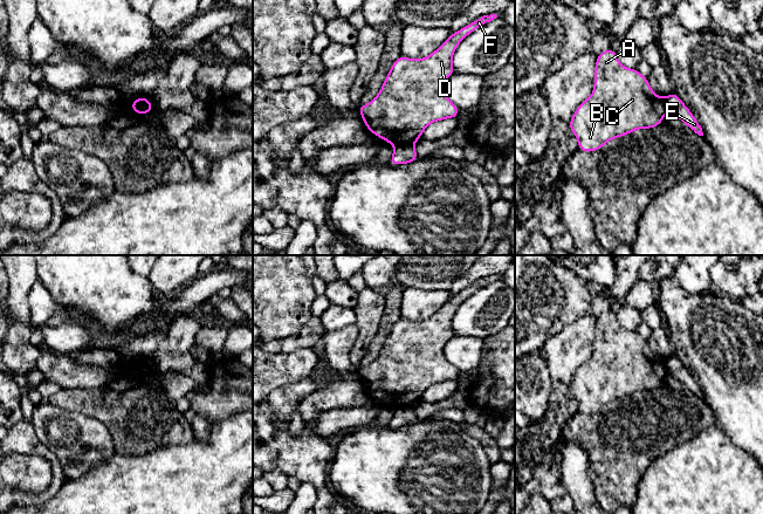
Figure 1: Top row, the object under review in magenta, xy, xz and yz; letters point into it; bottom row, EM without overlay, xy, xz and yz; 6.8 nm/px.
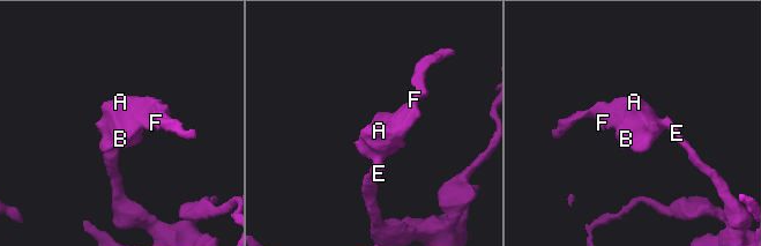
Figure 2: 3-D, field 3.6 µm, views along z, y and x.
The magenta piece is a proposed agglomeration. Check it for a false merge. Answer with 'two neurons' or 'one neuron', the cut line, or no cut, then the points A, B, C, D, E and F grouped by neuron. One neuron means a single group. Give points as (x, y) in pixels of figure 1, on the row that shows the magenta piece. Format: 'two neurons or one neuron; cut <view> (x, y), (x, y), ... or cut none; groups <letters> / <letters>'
two neurons; cut xz (412, 142), (393, 144); groups A B C D F / E

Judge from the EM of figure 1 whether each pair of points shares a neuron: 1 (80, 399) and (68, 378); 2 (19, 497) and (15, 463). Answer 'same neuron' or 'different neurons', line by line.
1: different neurons
2: different neurons

